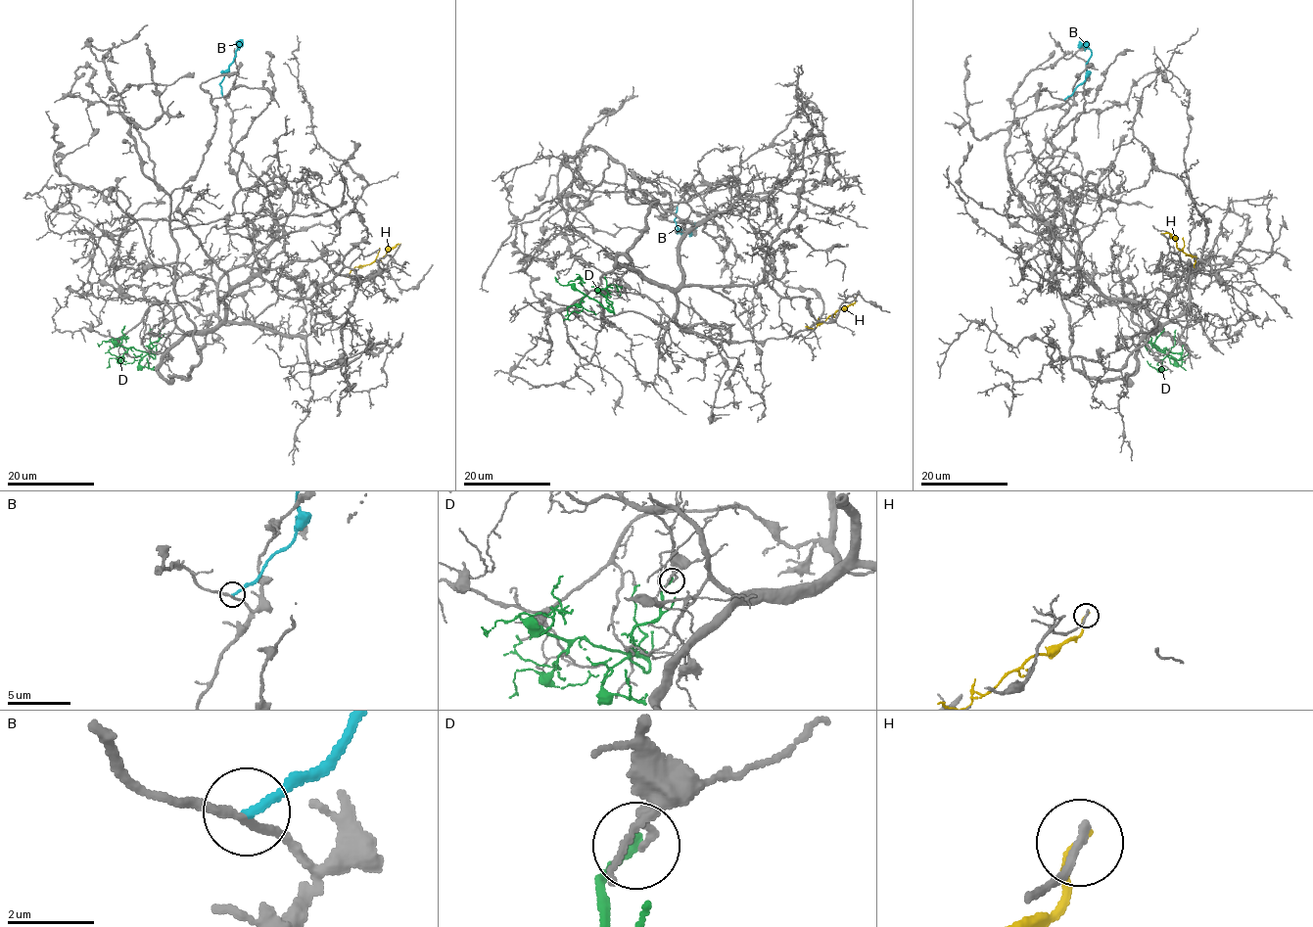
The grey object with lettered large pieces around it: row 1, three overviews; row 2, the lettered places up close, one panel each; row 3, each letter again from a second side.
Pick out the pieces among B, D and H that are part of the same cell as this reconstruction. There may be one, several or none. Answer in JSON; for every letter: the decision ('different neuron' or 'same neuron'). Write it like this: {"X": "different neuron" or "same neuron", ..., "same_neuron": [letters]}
{"B": "different neuron", "D": "different neuron", "H": "different neuron", "same_neuron": []}

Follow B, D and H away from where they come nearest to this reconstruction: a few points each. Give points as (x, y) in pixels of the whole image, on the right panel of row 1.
B: (1063, 100), (1086, 77), (1086, 64), (1091, 51), (1079, 41)
D: (1162, 329), (1154, 345), (1179, 359), (1178, 353), (1158, 349), (1148, 343), (1153, 329)
H: (1162, 233), (1170, 234), (1179, 250), (1195, 256), (1195, 267)

